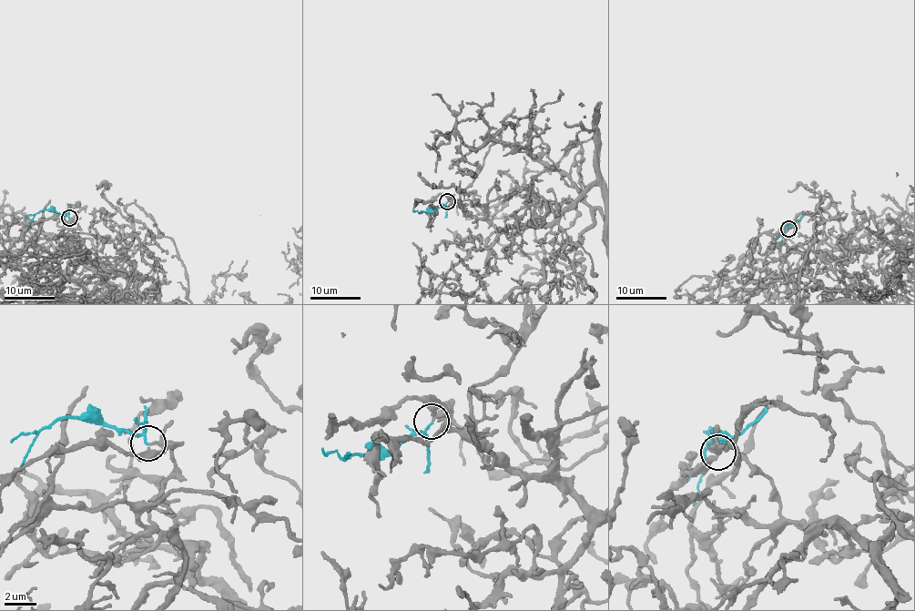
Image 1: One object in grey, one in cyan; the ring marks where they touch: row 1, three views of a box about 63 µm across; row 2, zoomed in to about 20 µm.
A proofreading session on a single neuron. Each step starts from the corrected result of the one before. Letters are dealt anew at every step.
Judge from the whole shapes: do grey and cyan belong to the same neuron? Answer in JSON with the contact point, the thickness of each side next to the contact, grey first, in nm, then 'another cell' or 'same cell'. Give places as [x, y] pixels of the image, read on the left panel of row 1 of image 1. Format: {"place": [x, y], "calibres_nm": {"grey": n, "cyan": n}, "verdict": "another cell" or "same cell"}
{"place": [69, 218], "calibres_nm": {"grey": 160, "cyan": 80}, "verdict": "another cell"}

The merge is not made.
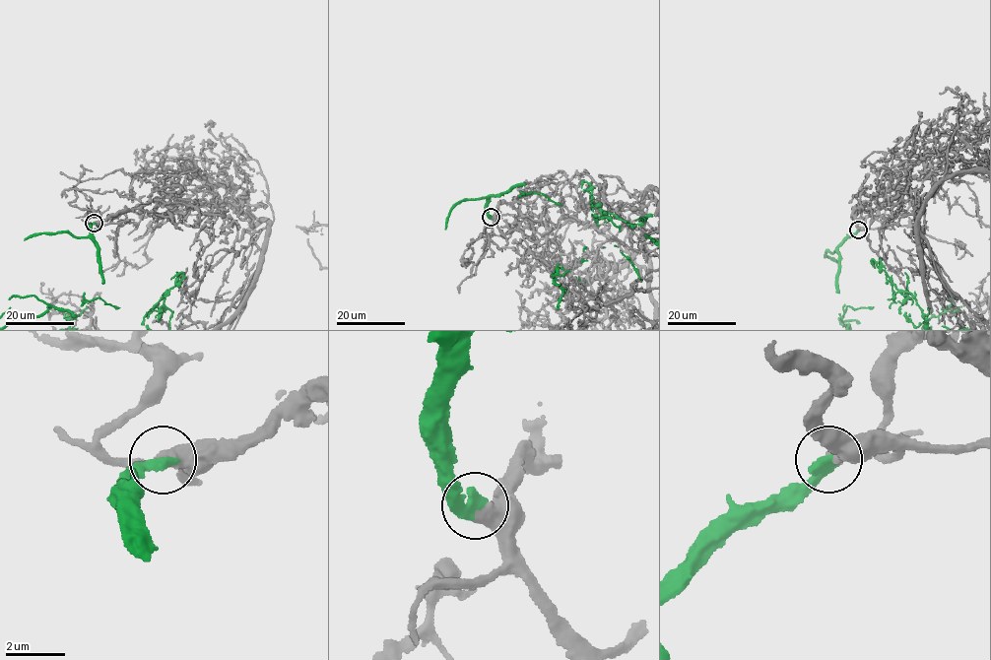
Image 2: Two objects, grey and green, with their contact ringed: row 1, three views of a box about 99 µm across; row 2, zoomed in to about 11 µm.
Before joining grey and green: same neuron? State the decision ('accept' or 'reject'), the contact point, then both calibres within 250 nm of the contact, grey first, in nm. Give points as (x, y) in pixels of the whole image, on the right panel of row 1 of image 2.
accept; place (858, 230); calibres 500 and 440 nm

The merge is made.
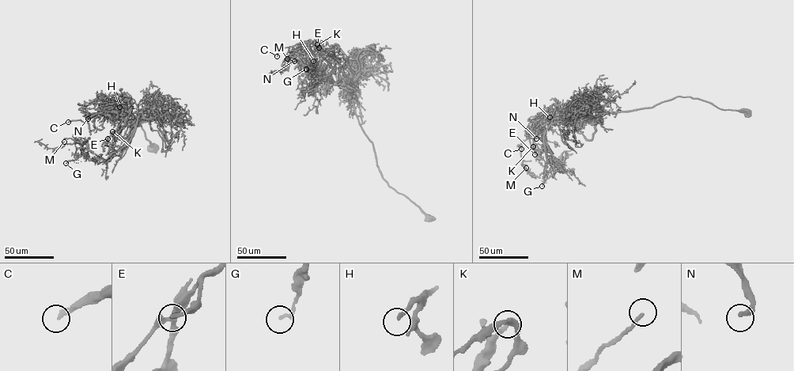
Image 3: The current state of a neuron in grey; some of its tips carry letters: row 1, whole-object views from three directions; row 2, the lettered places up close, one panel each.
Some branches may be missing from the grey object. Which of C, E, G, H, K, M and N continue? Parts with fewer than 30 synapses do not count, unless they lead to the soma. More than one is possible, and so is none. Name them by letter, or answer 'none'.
C, H, N

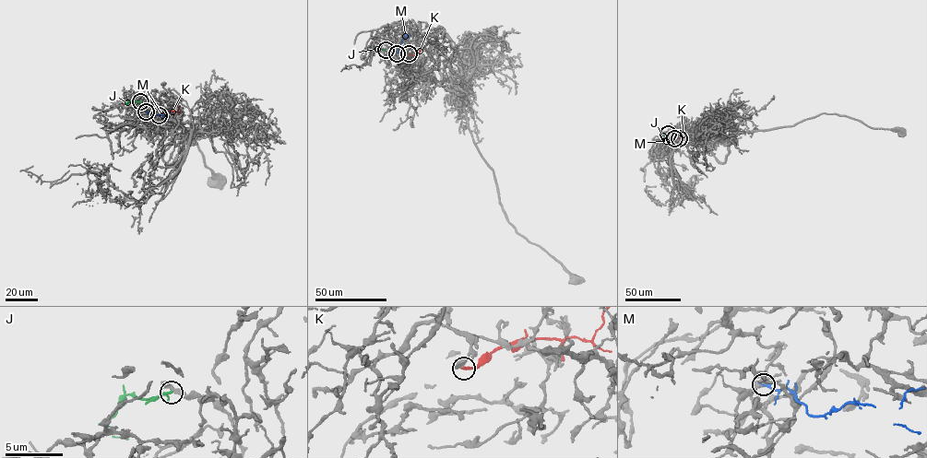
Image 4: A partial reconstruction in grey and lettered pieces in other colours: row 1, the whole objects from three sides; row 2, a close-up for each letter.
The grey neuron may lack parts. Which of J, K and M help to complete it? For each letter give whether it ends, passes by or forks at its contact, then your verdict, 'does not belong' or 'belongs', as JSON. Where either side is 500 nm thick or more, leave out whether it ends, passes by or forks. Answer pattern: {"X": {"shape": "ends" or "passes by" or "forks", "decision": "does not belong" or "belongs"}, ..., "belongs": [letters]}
{"J": {"shape": "passes by", "decision": "does not belong"}, "K": {"shape": "ends", "decision": "does not belong"}, "M": {"shape": "ends", "decision": "does not belong"}, "belongs": []}

